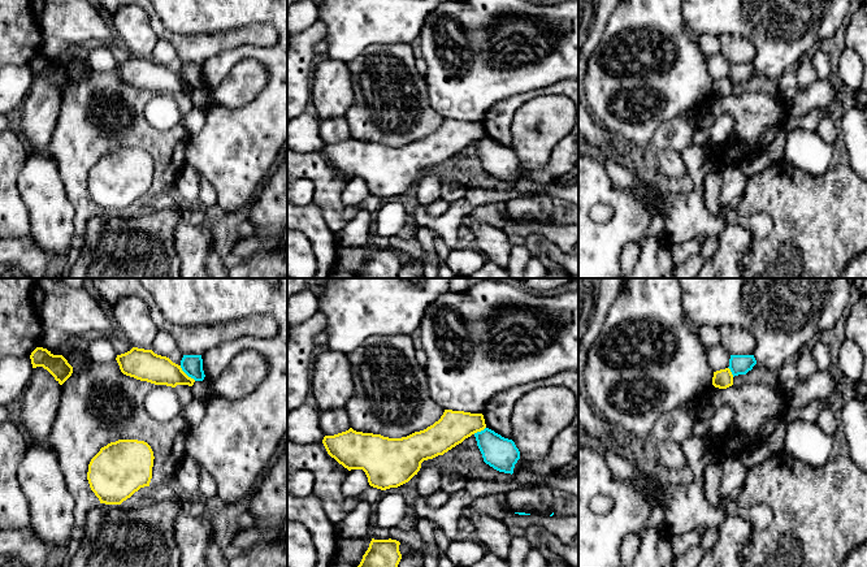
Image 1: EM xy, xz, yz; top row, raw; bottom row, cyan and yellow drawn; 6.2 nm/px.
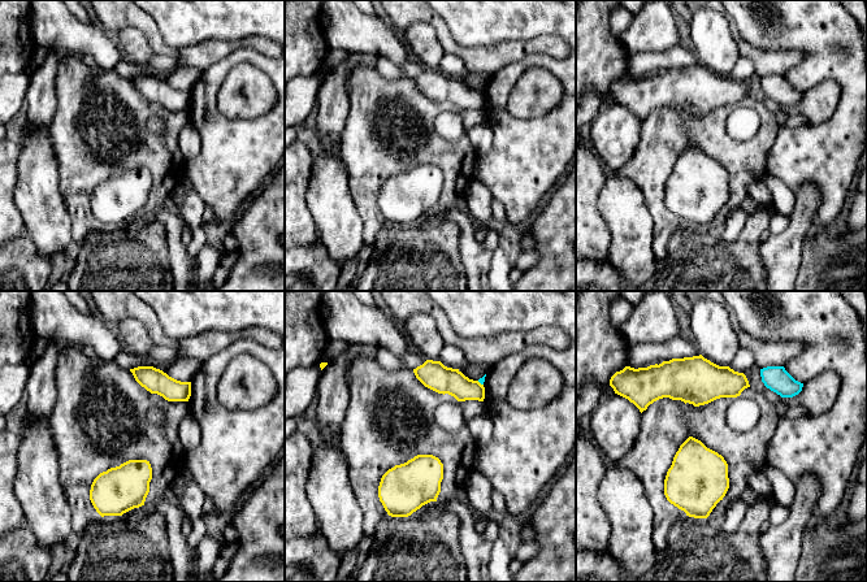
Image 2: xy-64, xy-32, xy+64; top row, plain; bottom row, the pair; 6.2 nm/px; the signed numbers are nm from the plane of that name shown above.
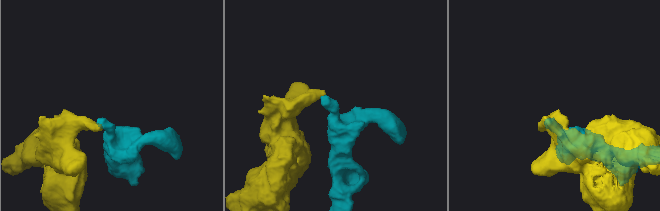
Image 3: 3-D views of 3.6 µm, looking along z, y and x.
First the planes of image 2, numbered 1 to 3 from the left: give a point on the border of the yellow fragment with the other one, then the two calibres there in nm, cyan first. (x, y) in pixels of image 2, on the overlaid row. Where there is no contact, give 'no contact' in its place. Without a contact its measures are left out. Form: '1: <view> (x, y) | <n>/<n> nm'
1: no contact
2: xy-32 (480, 382) | 40/170 nm
3: no contact

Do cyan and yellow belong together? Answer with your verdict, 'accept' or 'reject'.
reject

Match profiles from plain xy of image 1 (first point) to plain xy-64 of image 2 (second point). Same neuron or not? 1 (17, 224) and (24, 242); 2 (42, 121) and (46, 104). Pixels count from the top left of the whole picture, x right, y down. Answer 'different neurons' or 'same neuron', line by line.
1: different neurons
2: same neuron

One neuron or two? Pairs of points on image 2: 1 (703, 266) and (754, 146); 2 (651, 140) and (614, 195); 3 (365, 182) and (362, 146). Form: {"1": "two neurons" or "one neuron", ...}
{"1": "two neurons", "2": "two neurons", "3": "one neuron"}

